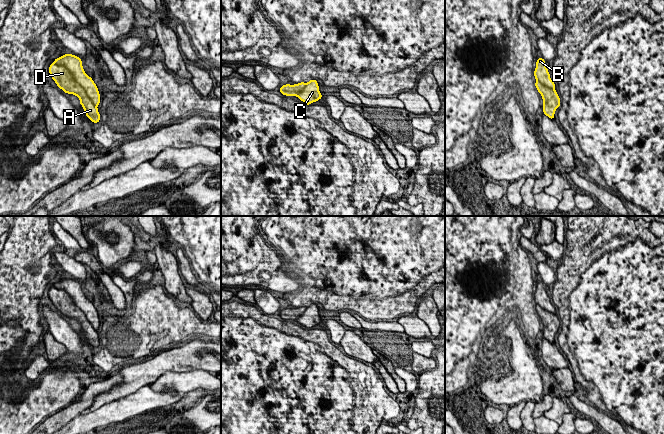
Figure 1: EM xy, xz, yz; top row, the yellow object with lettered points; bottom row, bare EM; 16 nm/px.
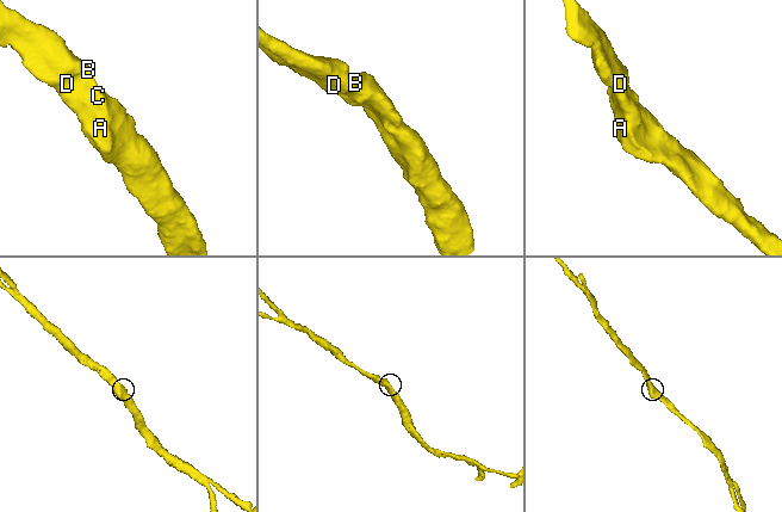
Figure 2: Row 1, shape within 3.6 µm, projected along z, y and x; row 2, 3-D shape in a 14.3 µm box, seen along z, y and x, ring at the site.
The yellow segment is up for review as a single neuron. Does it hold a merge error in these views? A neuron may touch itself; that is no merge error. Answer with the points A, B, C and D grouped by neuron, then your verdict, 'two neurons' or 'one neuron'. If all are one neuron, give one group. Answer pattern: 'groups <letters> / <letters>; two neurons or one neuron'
groups A D / B C; two neurons

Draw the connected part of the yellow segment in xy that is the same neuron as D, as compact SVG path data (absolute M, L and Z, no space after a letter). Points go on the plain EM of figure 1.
M55 287L49 290L49 298L65 317L76 319L80 323L80 328L85 334L85 339L94 347L100 345L100 338L97 331L87 320L84 312L74 304L72 298L63 290Z

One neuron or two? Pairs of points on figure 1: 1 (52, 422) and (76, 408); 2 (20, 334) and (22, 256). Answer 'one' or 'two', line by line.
1: one
2: one

